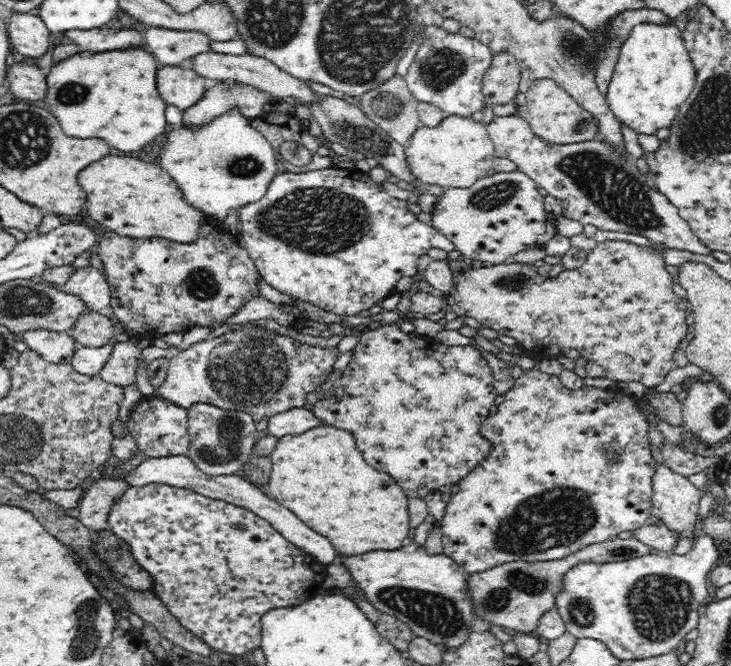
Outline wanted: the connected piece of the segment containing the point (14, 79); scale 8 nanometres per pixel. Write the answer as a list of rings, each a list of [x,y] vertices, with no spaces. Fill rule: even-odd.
[[[14,62],[5,66],[8,90],[26,102],[40,103],[46,94],[46,74],[38,65]]]

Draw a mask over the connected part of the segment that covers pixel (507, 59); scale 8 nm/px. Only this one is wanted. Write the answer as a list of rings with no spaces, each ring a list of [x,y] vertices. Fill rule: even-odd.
[[[496,52],[484,75],[482,92],[490,106],[510,103],[519,92],[521,66],[516,55],[510,52]]]

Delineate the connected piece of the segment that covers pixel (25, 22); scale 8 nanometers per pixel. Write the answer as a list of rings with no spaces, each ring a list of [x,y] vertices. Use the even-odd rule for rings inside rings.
[[[13,13],[7,20],[7,30],[13,52],[32,59],[48,53],[51,33],[38,15]]]

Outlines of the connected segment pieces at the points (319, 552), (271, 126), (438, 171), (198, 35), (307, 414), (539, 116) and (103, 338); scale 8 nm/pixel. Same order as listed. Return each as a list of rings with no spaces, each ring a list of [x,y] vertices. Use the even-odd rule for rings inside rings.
[[[178,455],[150,459],[144,458],[143,461],[130,472],[130,476],[126,478],[126,482],[128,482],[130,486],[144,486],[144,484],[151,482],[164,483],[175,487],[190,489],[213,499],[225,500],[226,502],[246,507],[263,520],[266,520],[271,526],[274,526],[274,528],[282,533],[289,541],[292,541],[296,546],[316,558],[318,562],[330,568],[335,566],[334,562],[336,562],[338,552],[326,536],[320,536],[318,532],[310,530],[302,520],[298,520],[290,510],[286,510],[285,506],[272,500],[265,491],[265,488],[247,481],[240,473],[236,475],[212,476],[202,472],[185,455]]]
[[[272,109],[249,119],[249,125],[267,138],[278,156],[281,156],[280,146],[284,142],[295,141],[300,144],[301,148],[305,148],[311,155],[311,163],[306,165],[306,168],[302,168],[302,173],[335,166],[334,158],[323,157],[317,153],[318,148],[324,143],[323,140],[310,135],[308,128],[302,125],[302,120],[296,113]]]
[[[447,115],[436,127],[420,125],[405,147],[405,157],[416,181],[452,189],[470,188],[478,180],[487,178],[496,156],[484,123],[472,117]]]
[[[149,27],[142,34],[147,45],[146,51],[153,55],[159,66],[185,66],[191,56],[210,52],[210,38],[202,32]]]
[[[296,408],[270,418],[267,434],[280,441],[285,436],[298,436],[298,434],[304,434],[312,428],[324,425],[323,421],[313,411]]]
[[[538,79],[525,92],[527,116],[531,129],[545,141],[554,144],[574,144],[591,141],[598,136],[598,121],[583,109],[556,81]]]
[[[84,311],[68,334],[79,346],[100,348],[112,340],[113,326],[112,320],[98,311]]]

